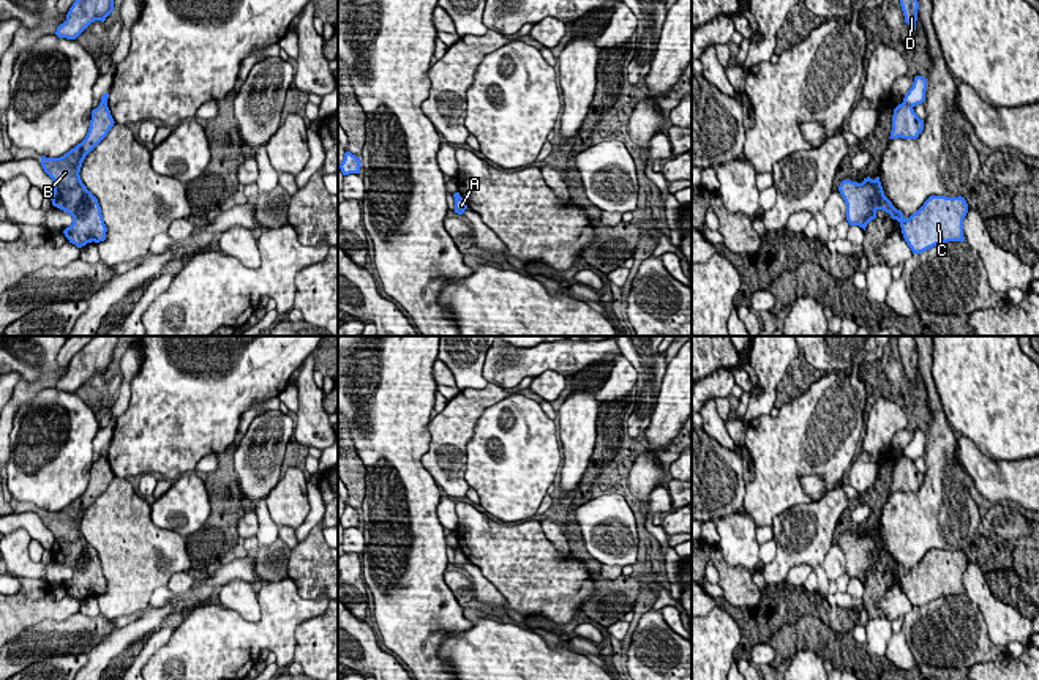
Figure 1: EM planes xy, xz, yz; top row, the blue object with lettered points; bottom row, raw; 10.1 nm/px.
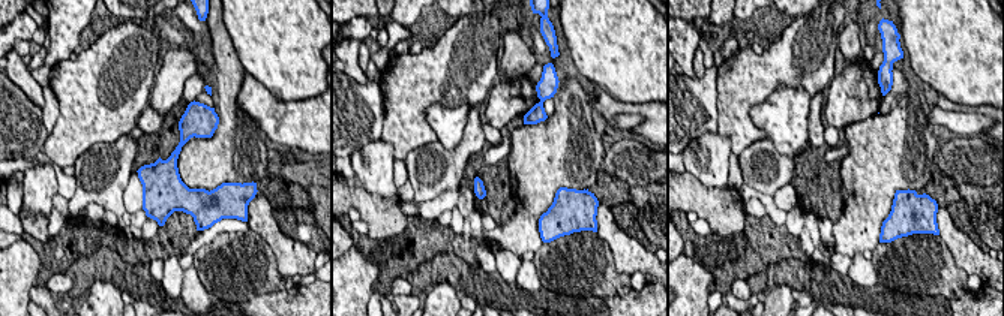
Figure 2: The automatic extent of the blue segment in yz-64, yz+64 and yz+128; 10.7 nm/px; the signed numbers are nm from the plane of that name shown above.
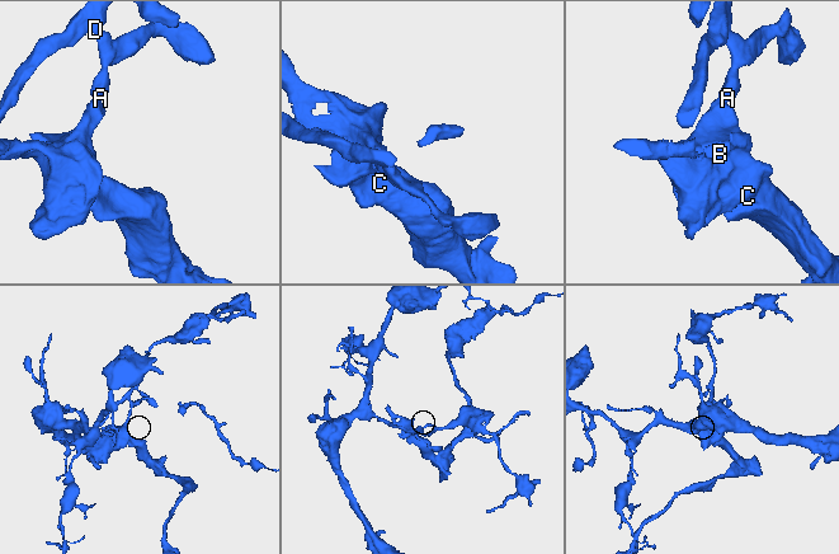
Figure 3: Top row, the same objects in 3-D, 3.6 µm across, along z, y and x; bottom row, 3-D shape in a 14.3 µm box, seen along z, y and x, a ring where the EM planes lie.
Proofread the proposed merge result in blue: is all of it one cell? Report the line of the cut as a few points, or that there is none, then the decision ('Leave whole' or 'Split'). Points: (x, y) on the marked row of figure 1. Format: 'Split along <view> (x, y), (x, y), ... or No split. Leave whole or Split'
Split along yz (903, 101), (913, 106). Split

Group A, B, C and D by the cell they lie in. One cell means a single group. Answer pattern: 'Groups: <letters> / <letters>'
Groups: A D / B C

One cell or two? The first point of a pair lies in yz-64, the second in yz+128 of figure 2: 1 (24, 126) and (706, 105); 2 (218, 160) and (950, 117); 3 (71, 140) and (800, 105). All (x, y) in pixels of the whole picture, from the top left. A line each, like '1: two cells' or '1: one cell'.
1: one cell
2: two cells
3: two cells

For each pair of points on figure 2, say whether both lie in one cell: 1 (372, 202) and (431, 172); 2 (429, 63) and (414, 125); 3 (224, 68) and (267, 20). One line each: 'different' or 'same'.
1: different
2: same
3: different

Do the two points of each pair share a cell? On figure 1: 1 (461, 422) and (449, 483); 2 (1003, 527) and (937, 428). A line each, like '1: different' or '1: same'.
1: same
2: different

